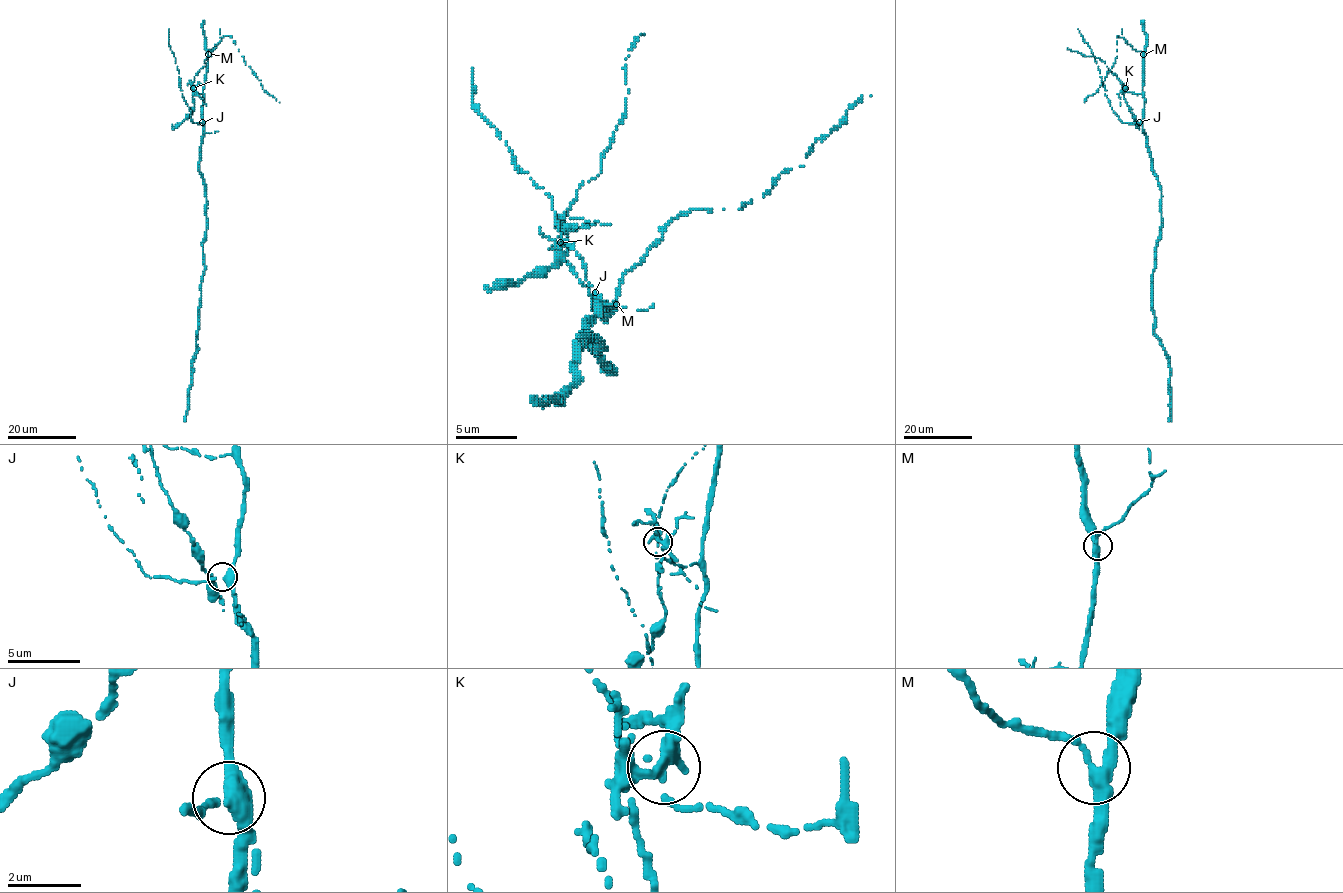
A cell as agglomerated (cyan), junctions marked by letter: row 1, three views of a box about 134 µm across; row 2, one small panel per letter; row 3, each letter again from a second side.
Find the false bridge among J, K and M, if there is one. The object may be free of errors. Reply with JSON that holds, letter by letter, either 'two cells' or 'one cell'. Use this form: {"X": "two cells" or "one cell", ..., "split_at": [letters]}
{"J": "one cell", "K": "two cells", "M": "one cell", "split_at": ["K"]}

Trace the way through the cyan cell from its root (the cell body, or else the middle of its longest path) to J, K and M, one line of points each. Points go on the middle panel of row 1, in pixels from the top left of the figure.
J: (586, 344), (583, 338), (586, 329), (595, 319), (598, 307), (595, 292)
K: (586, 344), (583, 338), (595, 319), (598, 301), (595, 304), (595, 310), (601, 307), (561, 255), (561, 243)
M: (586, 344), (583, 338), (595, 319), (598, 301), (595, 304), (595, 310), (601, 310), (598, 304), (616, 304)

